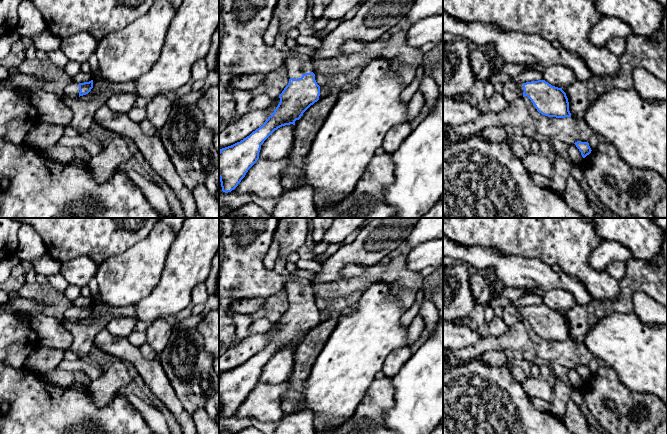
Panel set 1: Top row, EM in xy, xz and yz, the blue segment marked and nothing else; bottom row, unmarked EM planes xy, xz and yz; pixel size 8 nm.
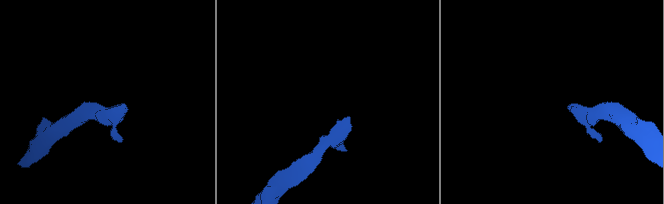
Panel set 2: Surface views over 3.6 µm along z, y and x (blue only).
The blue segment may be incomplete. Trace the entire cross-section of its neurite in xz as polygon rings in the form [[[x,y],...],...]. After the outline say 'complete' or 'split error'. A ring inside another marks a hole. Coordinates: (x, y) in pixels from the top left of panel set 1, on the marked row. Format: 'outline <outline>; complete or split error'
outline [[[277,0],[273,14],[279,19],[279,31],[273,47],[286,54],[283,66],[288,71],[289,83],[279,95],[280,102],[278,106],[261,127],[240,142],[220,149],[219,178],[222,191],[225,193],[231,192],[238,186],[248,170],[259,159],[261,145],[275,130],[285,125],[295,125],[295,121],[299,120],[303,113],[319,100],[320,86],[315,80],[310,56],[292,53],[291,49],[286,46],[287,32],[290,28],[297,28],[304,22],[309,6],[310,0]]]; split error

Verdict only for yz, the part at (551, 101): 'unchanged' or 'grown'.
grown

